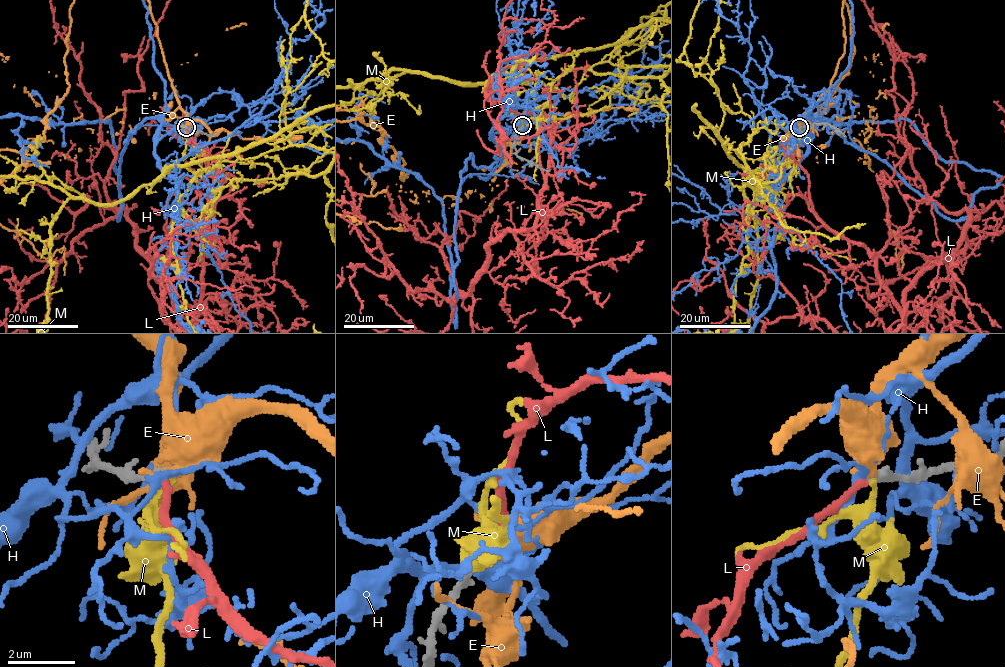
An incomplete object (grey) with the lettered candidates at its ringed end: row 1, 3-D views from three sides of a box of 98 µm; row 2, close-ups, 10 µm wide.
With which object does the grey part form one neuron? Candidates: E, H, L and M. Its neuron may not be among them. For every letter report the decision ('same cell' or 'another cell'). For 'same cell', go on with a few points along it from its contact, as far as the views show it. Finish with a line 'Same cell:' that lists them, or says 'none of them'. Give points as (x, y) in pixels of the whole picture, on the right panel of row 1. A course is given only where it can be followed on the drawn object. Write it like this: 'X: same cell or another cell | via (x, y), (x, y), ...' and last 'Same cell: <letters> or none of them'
E: another cell
H: another cell
L: same cell
M: another cell
Same cell: L

